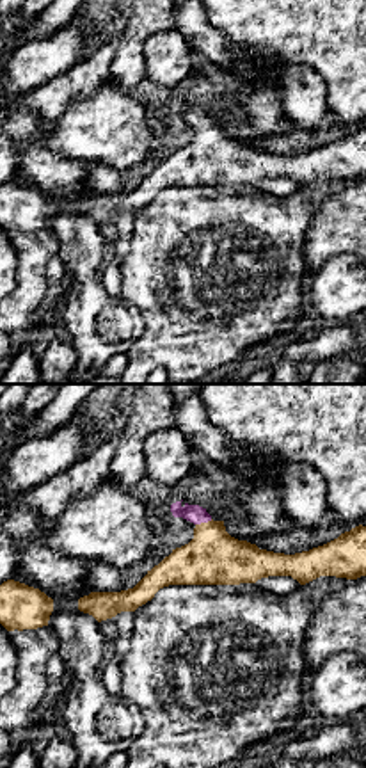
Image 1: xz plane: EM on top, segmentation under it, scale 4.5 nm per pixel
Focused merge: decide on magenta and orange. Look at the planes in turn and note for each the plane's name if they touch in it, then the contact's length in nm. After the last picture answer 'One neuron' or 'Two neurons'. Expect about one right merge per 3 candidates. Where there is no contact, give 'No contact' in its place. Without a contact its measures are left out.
Touches magenta in xz. Shared border 80 nm

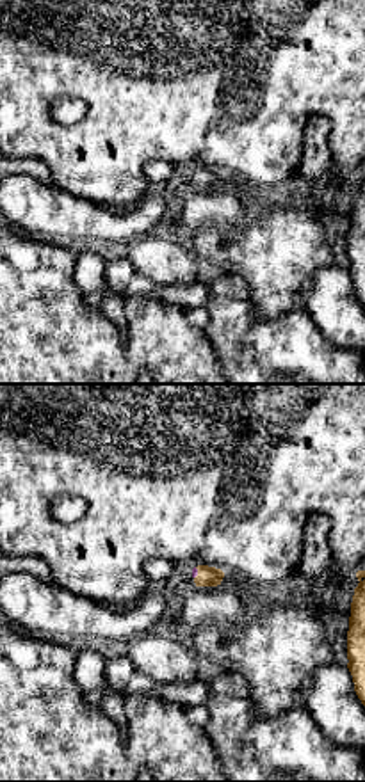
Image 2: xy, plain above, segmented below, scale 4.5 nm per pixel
Touches magenta in xy. Shared border 60 nm

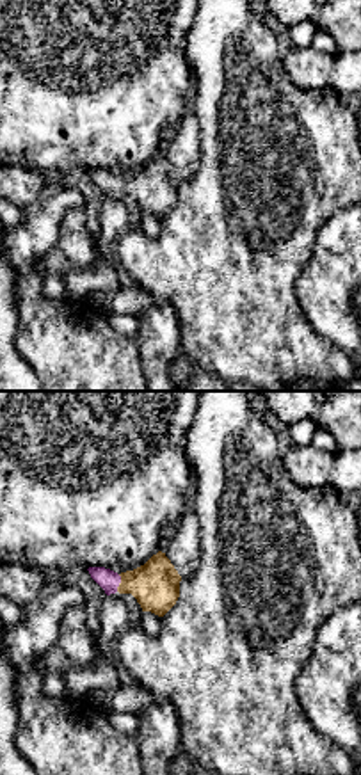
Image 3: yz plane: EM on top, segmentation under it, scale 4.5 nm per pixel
Touches magenta in yz. Shared border 80 nm

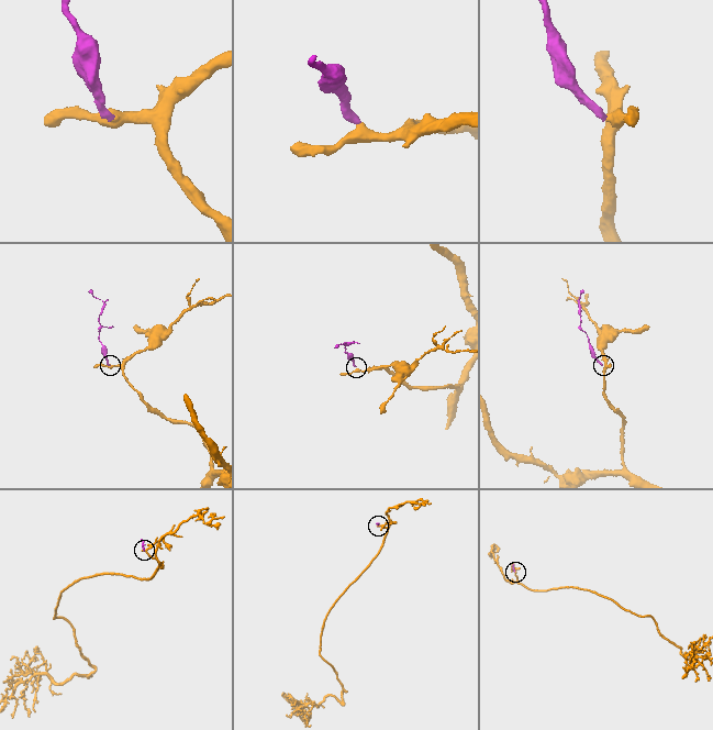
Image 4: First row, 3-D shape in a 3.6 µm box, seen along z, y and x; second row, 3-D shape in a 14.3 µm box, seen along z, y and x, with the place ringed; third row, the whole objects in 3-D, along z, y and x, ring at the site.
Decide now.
One neuron

